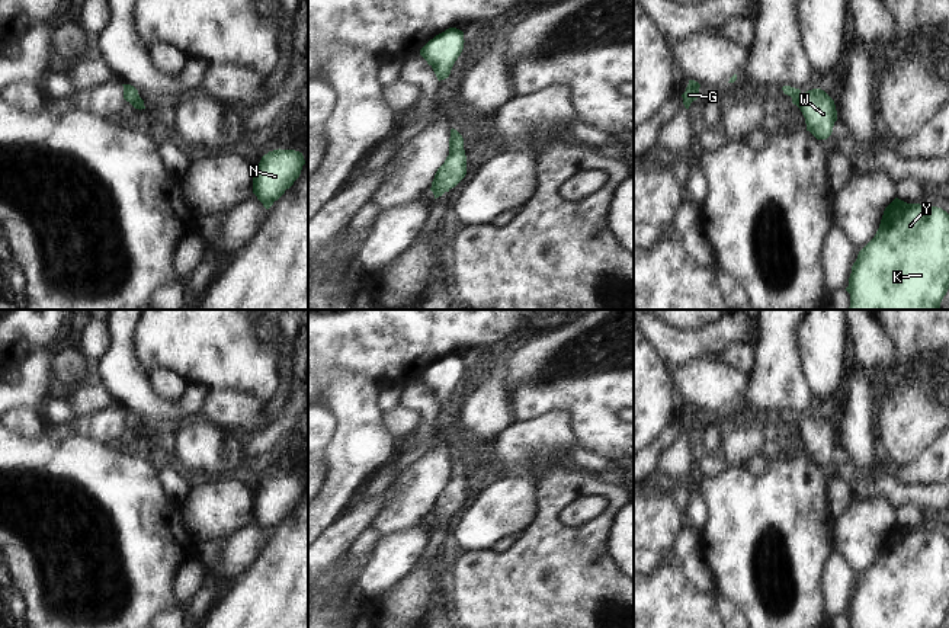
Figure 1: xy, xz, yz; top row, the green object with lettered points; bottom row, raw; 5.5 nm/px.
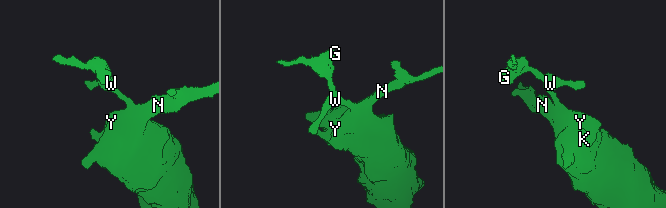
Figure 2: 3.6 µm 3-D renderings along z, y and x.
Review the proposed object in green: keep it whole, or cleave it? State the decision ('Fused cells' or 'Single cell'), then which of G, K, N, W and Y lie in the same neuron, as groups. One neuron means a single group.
Single cell. Groups: G K N W Y.

